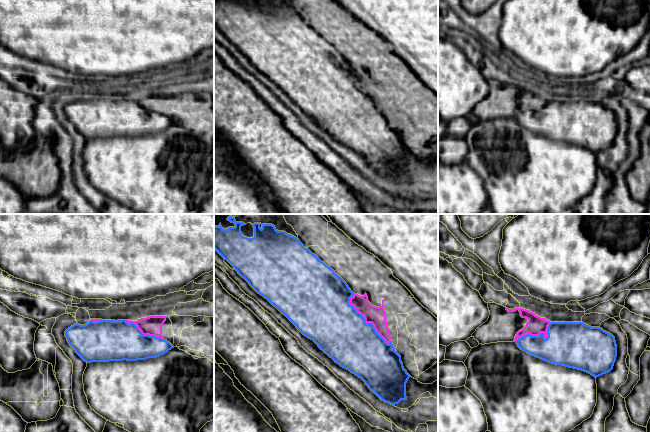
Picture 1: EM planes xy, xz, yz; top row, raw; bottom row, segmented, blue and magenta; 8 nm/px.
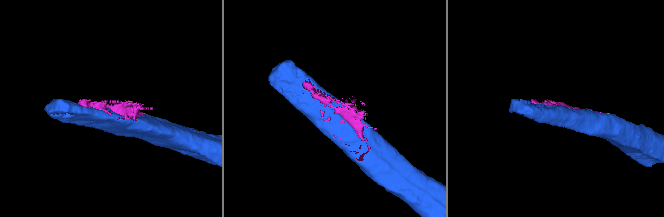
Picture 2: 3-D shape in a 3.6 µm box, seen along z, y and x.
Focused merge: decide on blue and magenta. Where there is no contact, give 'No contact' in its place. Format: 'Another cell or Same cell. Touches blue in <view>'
Another cell. Touches blue in xz

